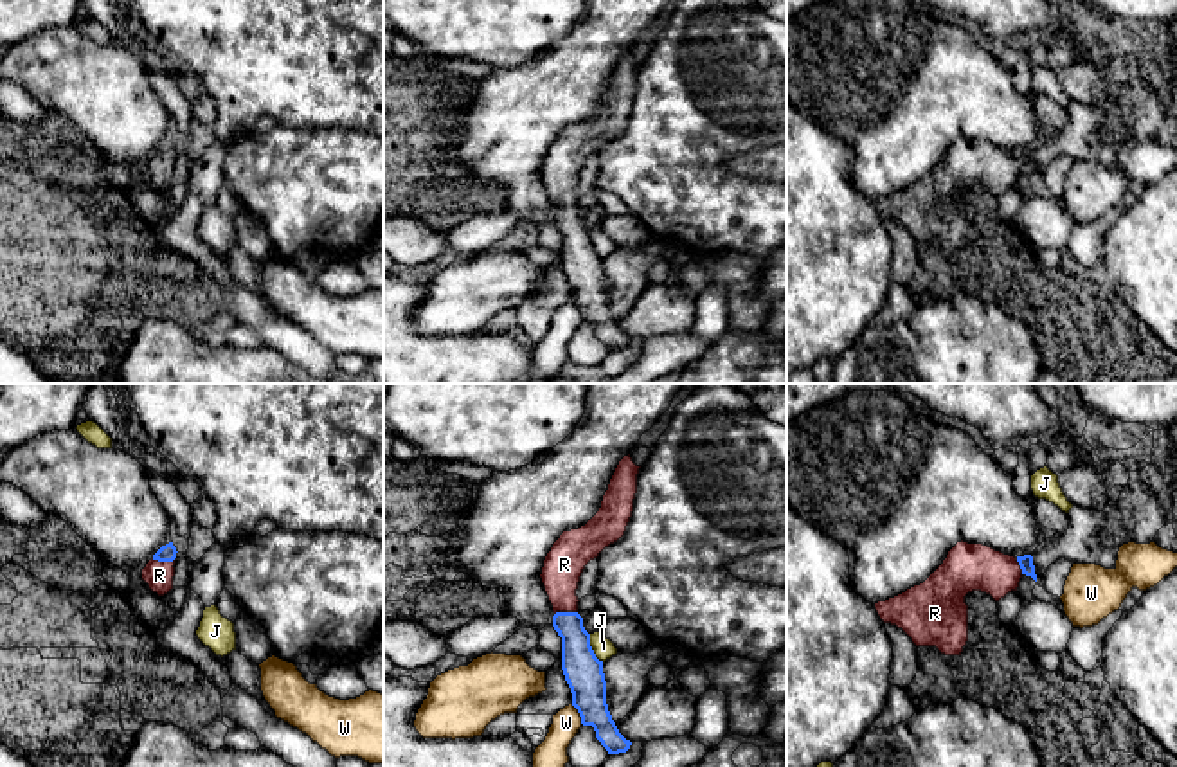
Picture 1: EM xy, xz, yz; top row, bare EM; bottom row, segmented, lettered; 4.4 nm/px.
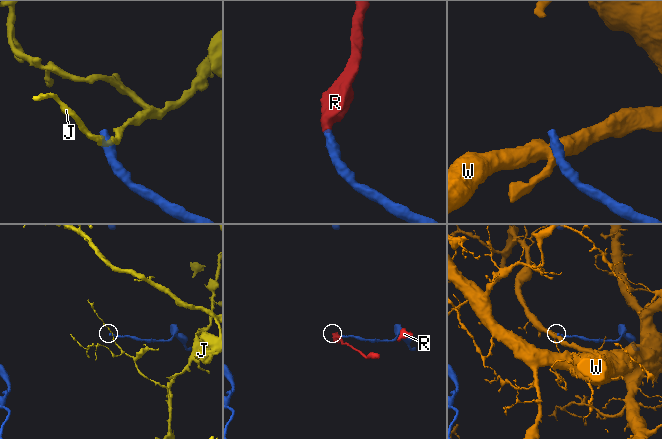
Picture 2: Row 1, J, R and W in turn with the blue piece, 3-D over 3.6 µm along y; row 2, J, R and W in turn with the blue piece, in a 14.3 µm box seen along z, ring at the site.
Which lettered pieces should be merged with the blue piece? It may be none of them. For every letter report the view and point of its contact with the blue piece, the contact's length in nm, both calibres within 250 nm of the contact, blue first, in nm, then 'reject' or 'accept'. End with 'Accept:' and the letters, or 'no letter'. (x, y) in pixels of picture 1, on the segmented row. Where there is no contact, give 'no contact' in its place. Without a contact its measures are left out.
J: xz (591, 649) | 140 nm | 180/90 nm | reject
R: xz (566, 613) | 110 nm | 160/180 nm | accept
W: xz (578, 712) | 100 nm | 180/130 nm | reject
Accept: R

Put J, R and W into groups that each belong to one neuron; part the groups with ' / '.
J / R / W

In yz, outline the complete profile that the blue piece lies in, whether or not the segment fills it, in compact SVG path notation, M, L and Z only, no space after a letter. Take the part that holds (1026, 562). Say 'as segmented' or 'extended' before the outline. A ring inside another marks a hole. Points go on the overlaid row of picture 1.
extended | M961 540L923 583L875 603L875 609L884 623L902 628L916 646L936 646L945 655L961 655L968 641L965 596L981 591L999 601L1017 591L1024 574L1037 582L1031 555L1015 558Z

